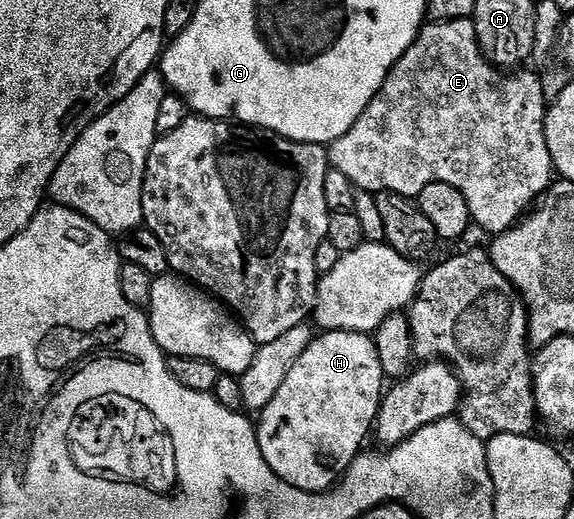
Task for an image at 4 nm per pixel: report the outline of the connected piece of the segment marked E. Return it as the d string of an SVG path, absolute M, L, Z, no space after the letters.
M461 18L451 22L431 21L429 24L423 25L416 36L416 40L408 48L408 52L404 52L404 56L400 56L400 60L384 80L380 92L376 92L372 104L368 104L368 108L364 108L360 120L356 120L356 124L352 124L352 128L348 132L344 132L344 136L340 136L334 142L329 143L330 165L336 172L344 172L344 176L348 176L348 180L352 180L355 188L369 190L375 196L384 193L399 194L414 200L417 199L420 192L424 192L424 188L428 188L428 184L436 184L437 182L452 184L452 188L456 188L464 196L464 200L468 200L470 216L473 225L477 229L479 226L480 229L487 230L490 236L497 236L506 230L511 230L513 226L518 225L523 215L550 189L552 179L556 174L554 161L548 152L548 140L546 139L548 95L544 89L543 79L541 77L537 78L534 74L522 73L526 72L518 72L513 76L507 76L487 60L480 48L476 28L470 18Z

